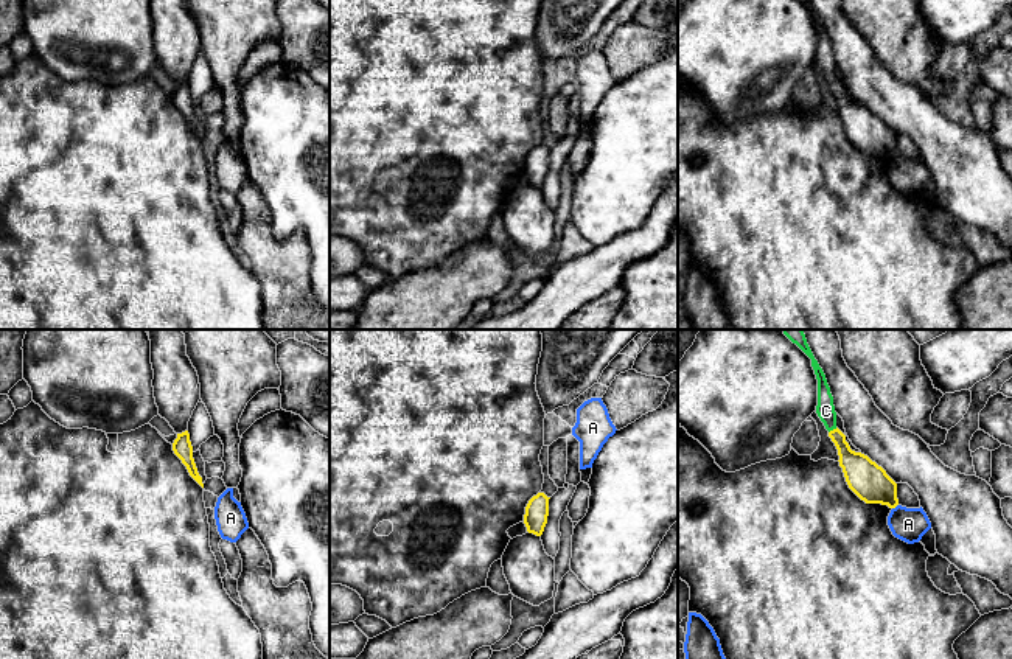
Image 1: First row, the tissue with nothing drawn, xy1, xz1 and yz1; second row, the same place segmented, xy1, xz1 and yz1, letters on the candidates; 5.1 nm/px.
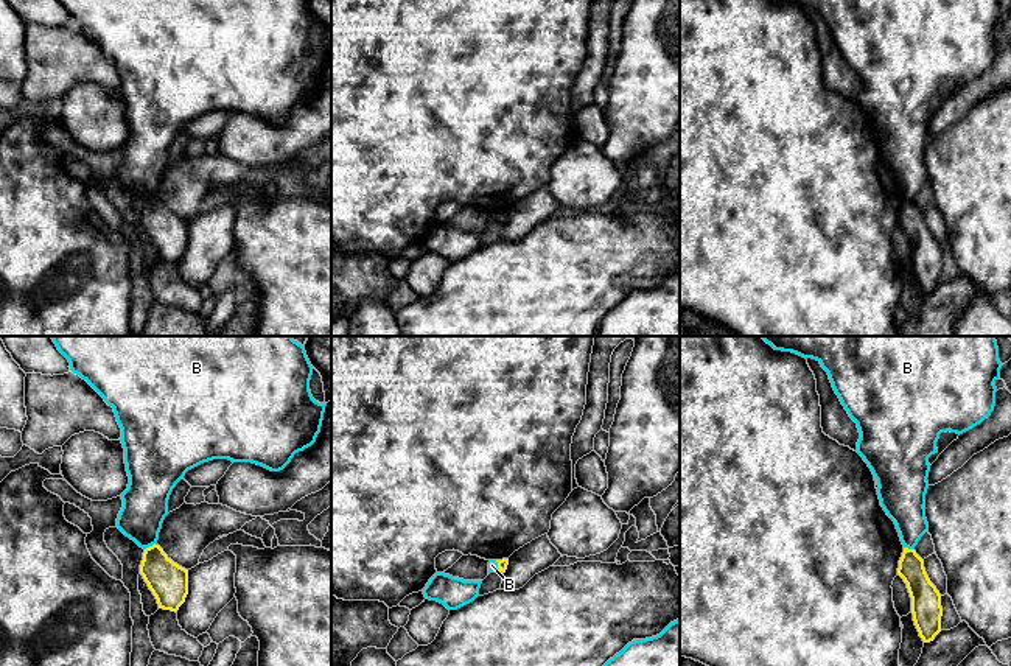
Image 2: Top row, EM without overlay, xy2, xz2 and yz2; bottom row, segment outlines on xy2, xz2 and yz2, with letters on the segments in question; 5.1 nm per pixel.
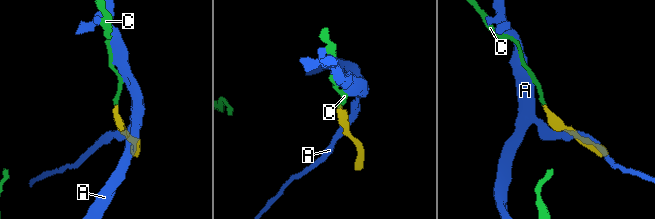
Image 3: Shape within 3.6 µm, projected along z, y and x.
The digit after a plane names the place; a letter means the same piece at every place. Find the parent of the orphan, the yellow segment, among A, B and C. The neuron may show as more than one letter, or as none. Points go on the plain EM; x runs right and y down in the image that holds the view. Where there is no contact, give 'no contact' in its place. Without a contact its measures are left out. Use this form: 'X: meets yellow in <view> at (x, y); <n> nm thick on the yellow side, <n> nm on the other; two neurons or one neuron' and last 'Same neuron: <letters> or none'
A: meets yellow in yz1 at (894, 159); 190 nm thick on the yellow side, 180 nm on the other; one neuron
B: meets yellow in xy2 at (150, 198); 200 nm thick on the yellow side, 240 nm on the other; two neurons
C: meets yellow in yz1 at (834, 81); 160 nm thick on the yellow side, 100 nm on the other; two neurons
Same neuron: A

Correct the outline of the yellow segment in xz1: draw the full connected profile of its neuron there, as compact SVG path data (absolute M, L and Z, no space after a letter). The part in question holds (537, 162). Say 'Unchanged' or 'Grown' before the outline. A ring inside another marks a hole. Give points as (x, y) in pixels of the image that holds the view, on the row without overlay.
Unchanged. M538 145L529 152L524 166L524 176L529 185L543 187L549 168L549 151L544 145Z

